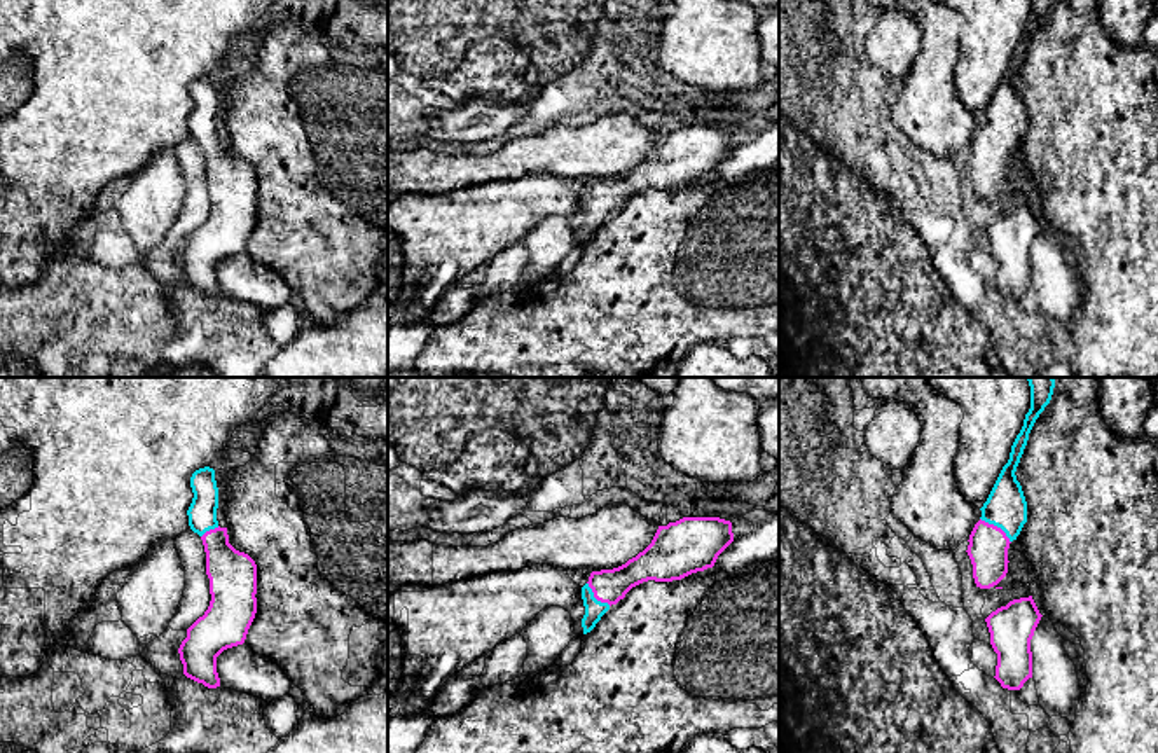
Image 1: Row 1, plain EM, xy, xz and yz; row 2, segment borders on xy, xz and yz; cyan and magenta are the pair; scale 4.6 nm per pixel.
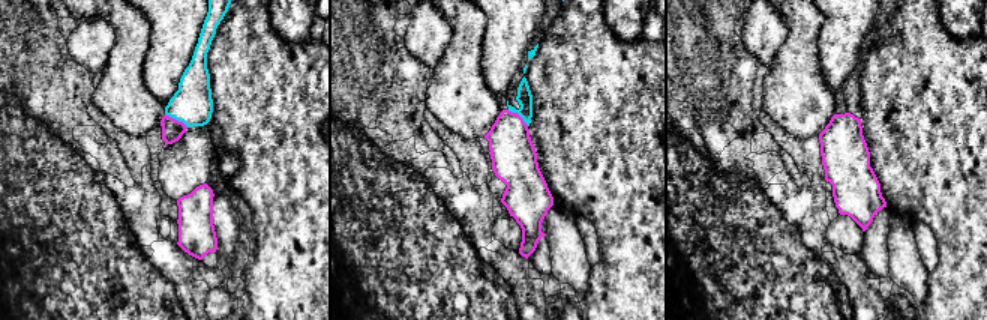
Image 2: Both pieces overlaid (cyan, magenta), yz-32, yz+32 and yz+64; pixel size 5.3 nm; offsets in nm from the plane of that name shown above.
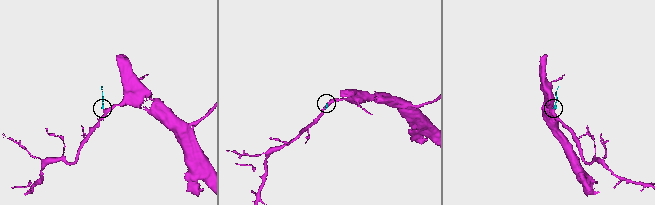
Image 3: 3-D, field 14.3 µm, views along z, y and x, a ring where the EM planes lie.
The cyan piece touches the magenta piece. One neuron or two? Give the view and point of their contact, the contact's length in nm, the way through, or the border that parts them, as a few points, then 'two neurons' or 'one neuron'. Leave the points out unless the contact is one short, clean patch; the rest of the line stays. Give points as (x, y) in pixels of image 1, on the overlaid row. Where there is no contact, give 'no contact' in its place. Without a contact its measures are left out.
contact yz (998, 526); length 180 nm; way yz (1006, 507), (998, 526), (987, 549); one neuron

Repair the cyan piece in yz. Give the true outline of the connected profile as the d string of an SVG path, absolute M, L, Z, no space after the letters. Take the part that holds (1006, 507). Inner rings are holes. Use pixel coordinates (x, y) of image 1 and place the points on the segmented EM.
M1027 377L1027 381L1030 386L1030 409L1011 446L1010 459L980 508L982 517L968 540L966 552L973 564L975 584L980 589L990 589L1006 577L1010 543L1017 540L1027 522L1027 501L1015 472L1036 419L1051 400L1055 379Z

